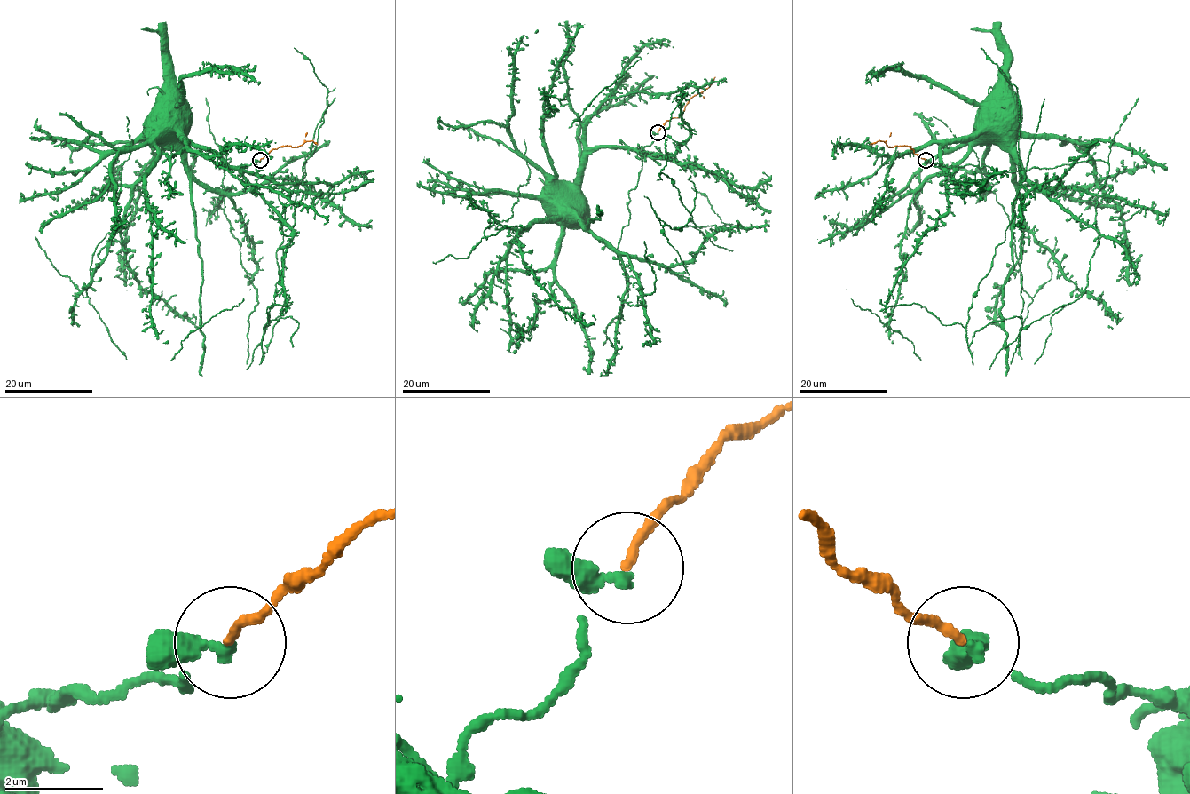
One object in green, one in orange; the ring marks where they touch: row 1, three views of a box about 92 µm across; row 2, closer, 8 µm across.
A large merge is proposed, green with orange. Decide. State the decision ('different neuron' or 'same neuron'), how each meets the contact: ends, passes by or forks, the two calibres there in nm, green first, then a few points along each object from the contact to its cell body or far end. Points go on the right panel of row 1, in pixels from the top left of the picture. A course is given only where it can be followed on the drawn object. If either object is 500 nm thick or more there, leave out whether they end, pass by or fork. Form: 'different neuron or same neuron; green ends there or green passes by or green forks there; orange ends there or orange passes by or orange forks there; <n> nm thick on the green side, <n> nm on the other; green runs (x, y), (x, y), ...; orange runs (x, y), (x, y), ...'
same neuron; green ends there; orange ends there; 280 nm thick on the green side, 180 nm on the other; green runs (926, 161), (943, 166), (941, 148), (948, 141), (968, 138), (977, 130), (981, 124), (983, 104), (996, 88); orange runs (926, 161), (909, 146), (890, 147), (879, 140), (870, 144)

